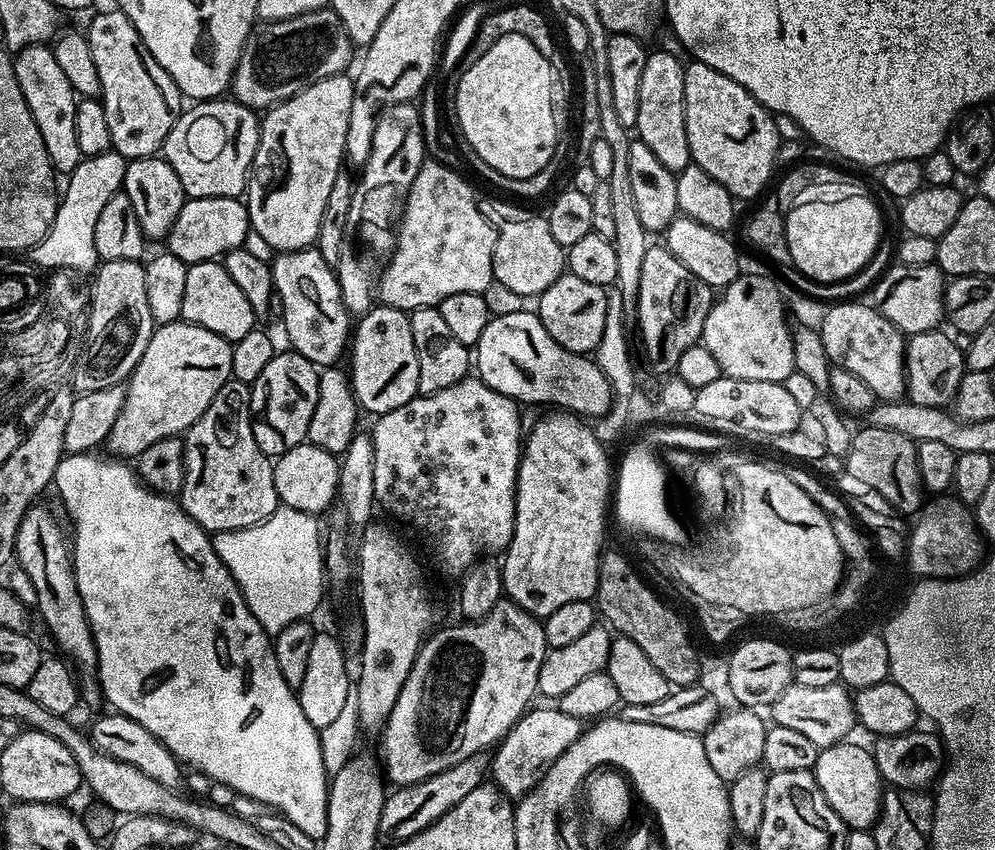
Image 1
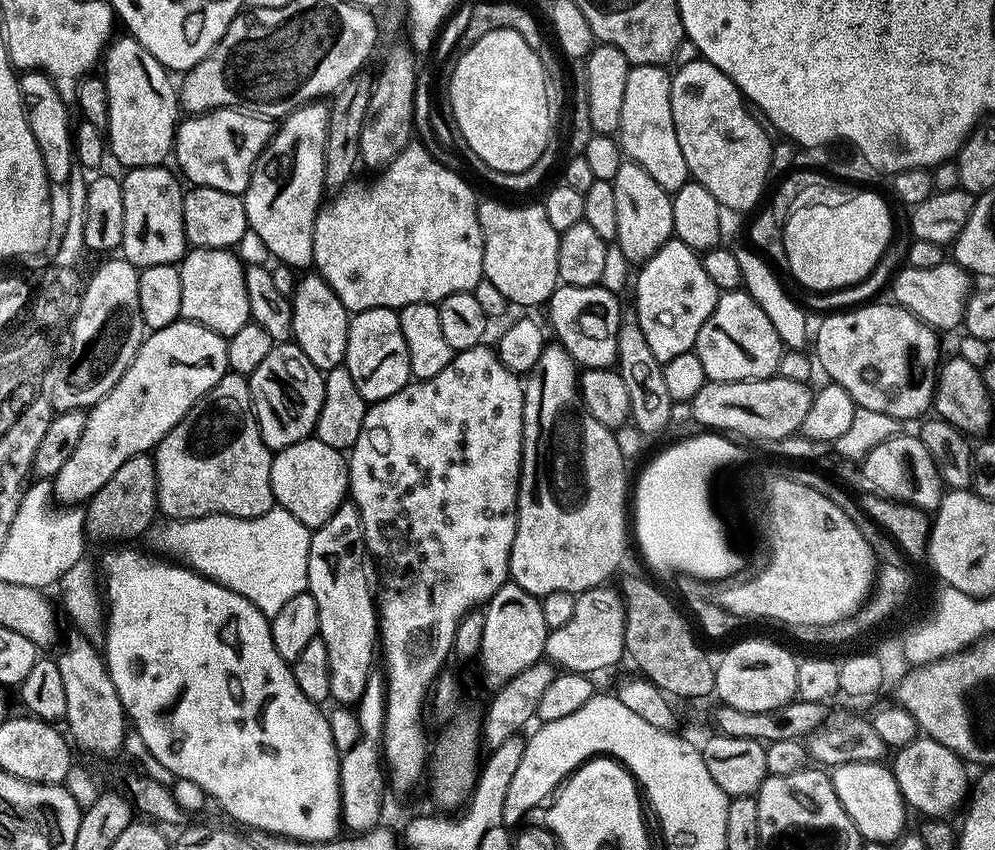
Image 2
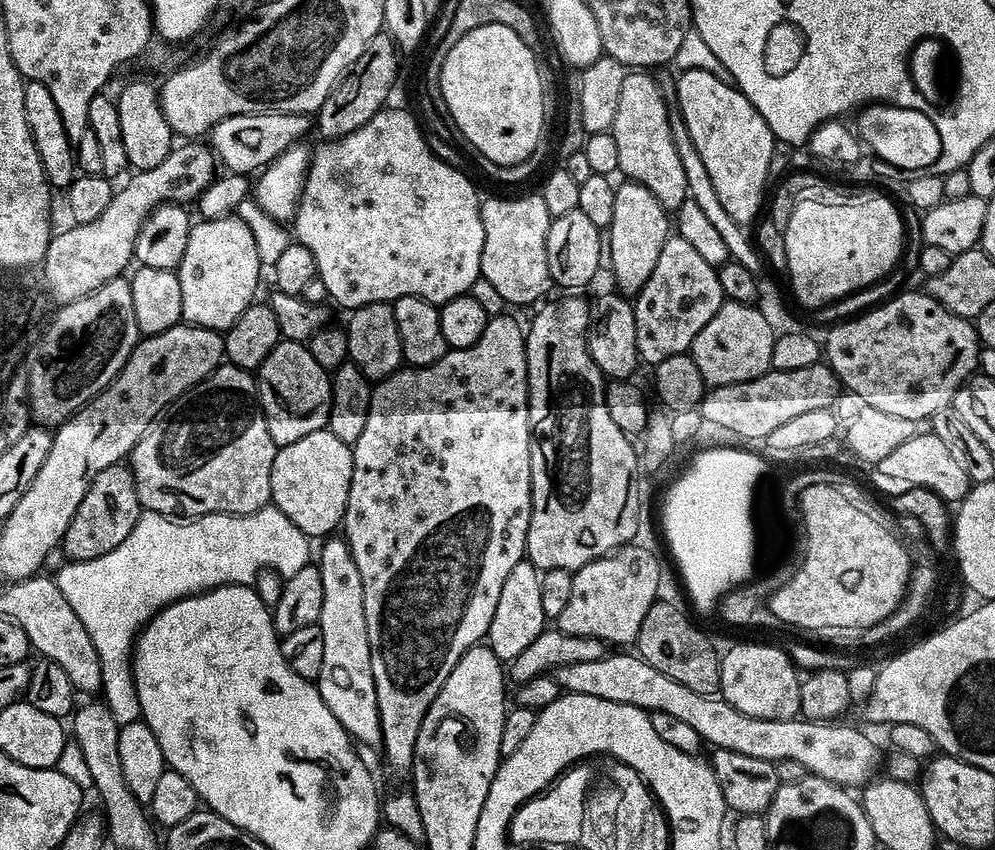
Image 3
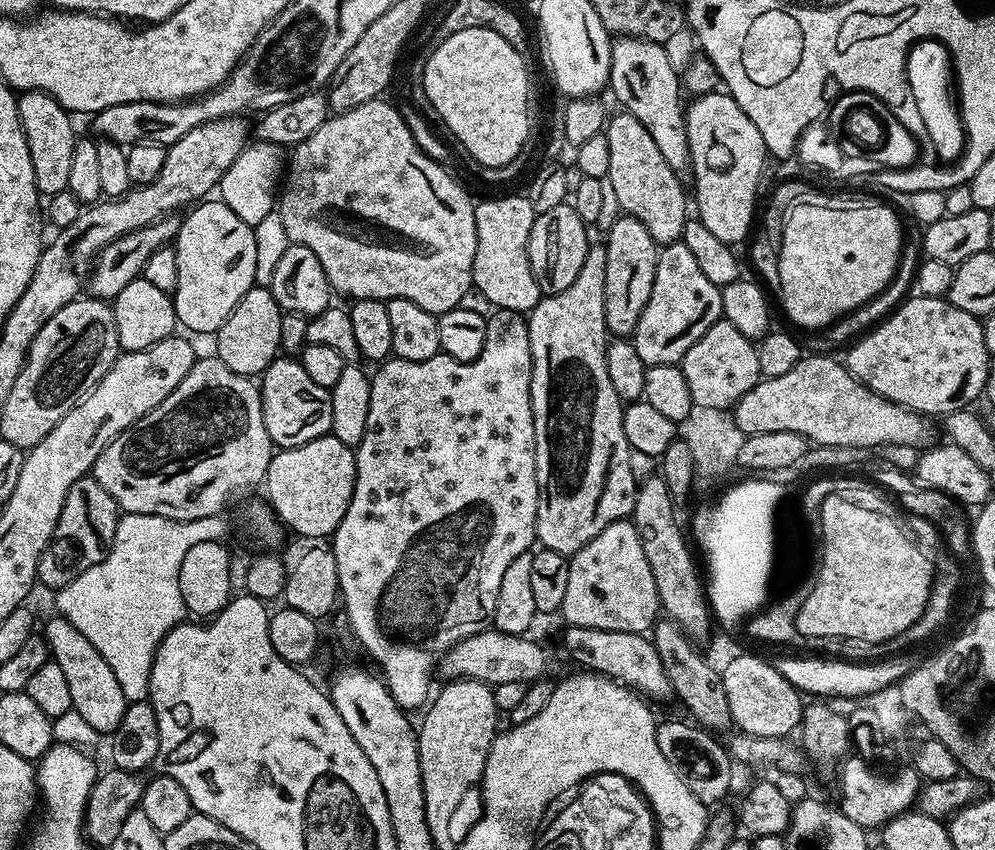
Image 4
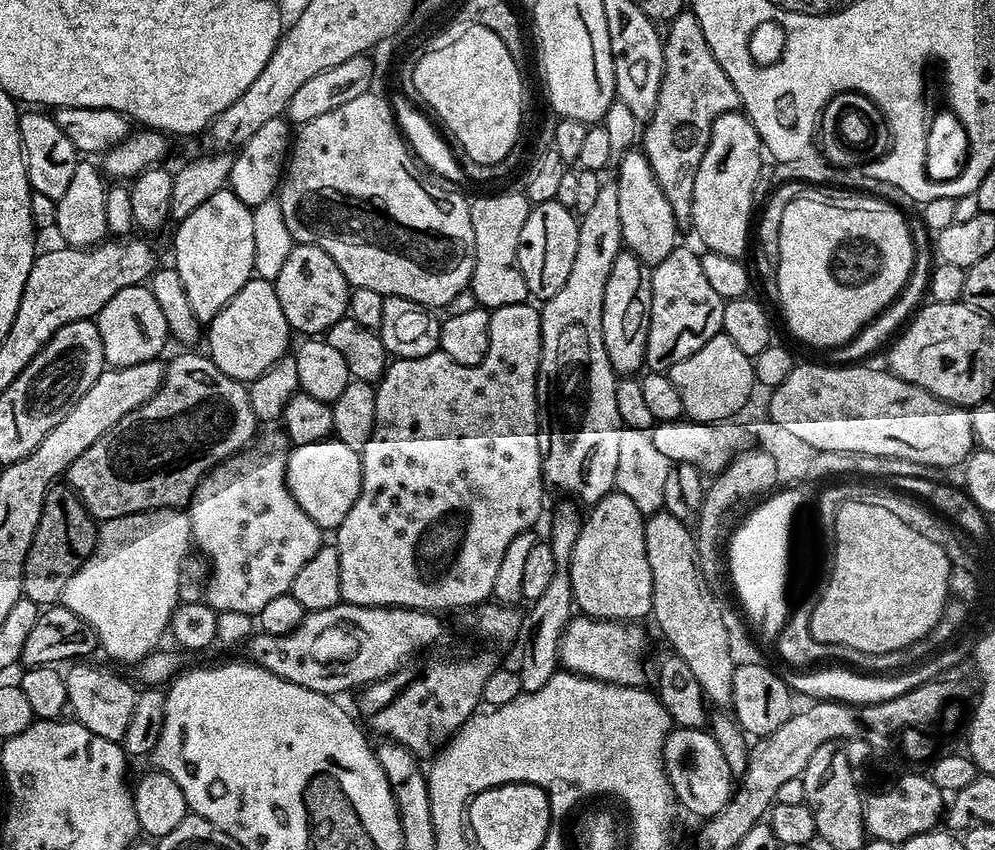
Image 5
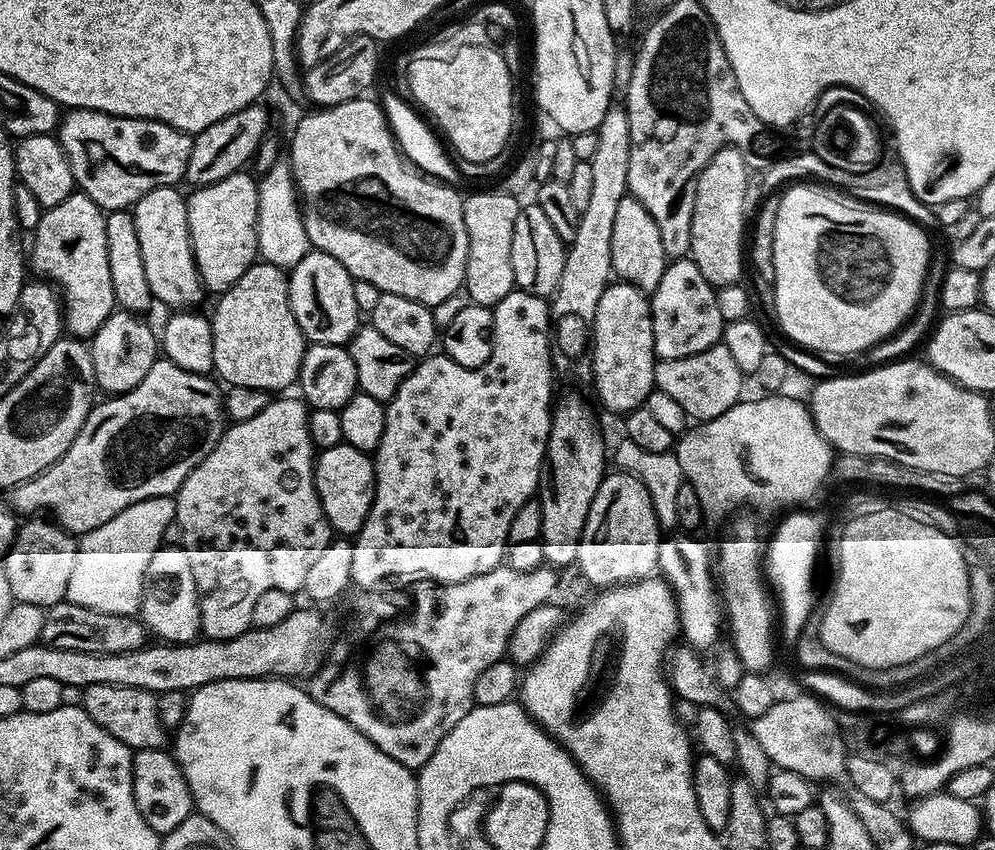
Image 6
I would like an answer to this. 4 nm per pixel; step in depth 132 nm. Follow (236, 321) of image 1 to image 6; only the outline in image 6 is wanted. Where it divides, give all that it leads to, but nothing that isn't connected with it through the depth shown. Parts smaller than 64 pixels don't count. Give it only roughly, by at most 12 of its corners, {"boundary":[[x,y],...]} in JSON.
{"boundary":[[241,170],[187,197],[196,269],[223,294],[257,263],[260,189]]}

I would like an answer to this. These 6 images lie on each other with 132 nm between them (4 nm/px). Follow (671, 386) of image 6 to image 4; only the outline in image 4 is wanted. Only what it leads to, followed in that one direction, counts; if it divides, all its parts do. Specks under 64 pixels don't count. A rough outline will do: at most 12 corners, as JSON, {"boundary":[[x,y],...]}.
{"boundary":[[719,319],[679,363],[693,405],[728,410],[762,379]]}

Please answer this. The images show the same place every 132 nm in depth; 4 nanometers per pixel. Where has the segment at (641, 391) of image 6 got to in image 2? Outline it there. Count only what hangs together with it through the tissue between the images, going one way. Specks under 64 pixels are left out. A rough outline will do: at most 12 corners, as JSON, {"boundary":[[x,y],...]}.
{"boundary":[[621,159],[614,244],[629,265],[673,239],[672,198]]}

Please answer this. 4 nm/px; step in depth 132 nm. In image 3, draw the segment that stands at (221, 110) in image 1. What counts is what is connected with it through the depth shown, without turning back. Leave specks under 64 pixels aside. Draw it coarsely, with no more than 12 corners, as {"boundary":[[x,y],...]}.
{"boundary":[[303,112],[231,116],[212,155],[232,174],[263,170],[310,128]]}

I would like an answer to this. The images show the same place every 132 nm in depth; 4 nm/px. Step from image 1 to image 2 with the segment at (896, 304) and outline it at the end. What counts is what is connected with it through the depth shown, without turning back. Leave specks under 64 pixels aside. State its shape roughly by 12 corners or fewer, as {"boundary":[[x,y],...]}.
{"boundary":[[904,266],[891,299],[933,330],[956,327],[970,273]]}

